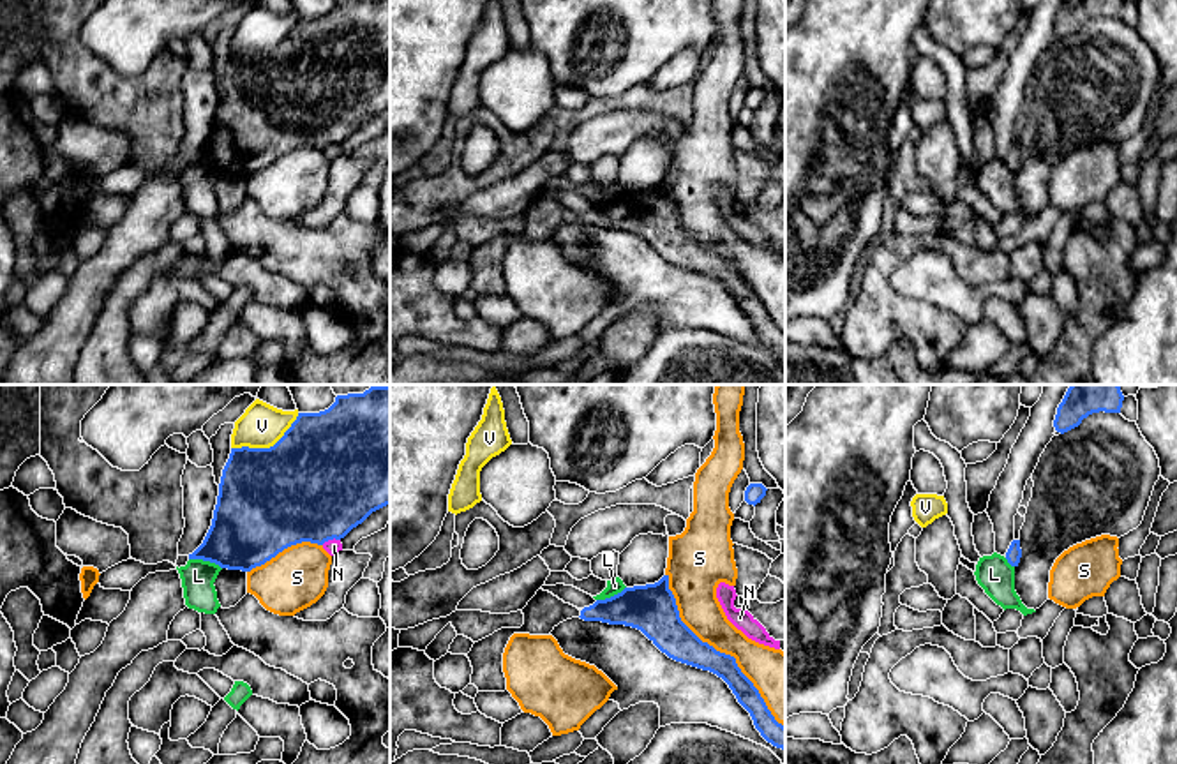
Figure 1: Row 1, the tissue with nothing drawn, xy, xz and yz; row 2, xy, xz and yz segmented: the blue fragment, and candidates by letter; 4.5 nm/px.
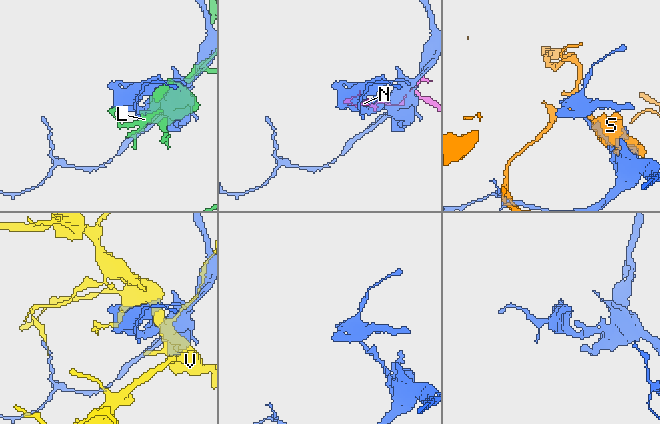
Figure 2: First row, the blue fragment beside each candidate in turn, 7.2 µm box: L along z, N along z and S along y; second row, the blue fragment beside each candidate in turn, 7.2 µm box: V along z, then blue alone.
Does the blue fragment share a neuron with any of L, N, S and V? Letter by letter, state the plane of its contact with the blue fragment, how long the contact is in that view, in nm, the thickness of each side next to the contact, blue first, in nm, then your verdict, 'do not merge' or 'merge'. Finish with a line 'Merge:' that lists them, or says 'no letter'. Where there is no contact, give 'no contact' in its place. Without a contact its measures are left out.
L: meets blue in xy; contact 160 nm long; 340 nm thick on the blue side, 150 nm on the other; do not merge
N: meets blue in xy; contact 90 nm long; 500 nm thick on the blue side, 70 nm on the other; do not merge
S: meets blue in xz; contact 900 nm long; 170 nm thick on the blue side, 200 nm on the other; do not merge
V: meets blue in xy; contact 360 nm long; 480 nm thick on the blue side, 200 nm on the other; do not merge
Merge: no letter

